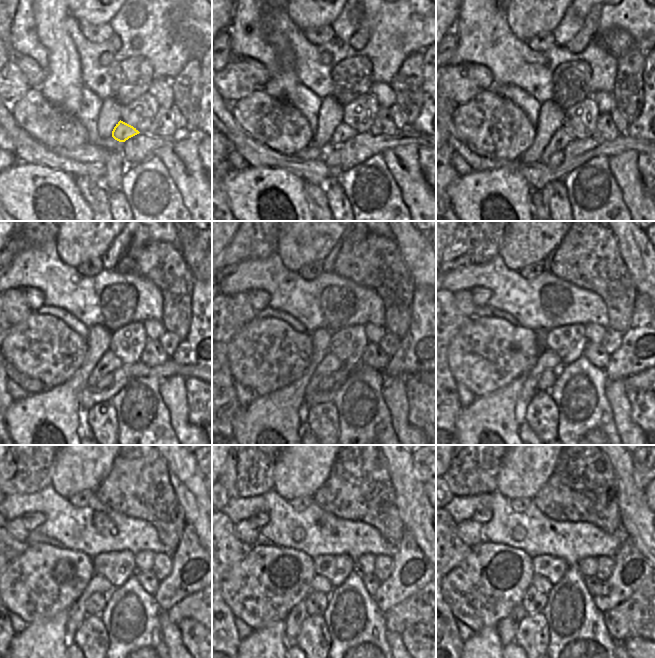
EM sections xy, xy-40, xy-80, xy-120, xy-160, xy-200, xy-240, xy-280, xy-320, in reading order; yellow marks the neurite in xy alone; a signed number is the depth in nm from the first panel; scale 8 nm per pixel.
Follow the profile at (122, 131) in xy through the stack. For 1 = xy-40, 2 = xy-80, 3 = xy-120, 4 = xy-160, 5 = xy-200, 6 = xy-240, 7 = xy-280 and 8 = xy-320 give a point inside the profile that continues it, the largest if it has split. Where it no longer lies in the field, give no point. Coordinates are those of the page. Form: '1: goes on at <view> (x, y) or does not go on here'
1: goes on at xy-40 (343, 132)
2: goes on at xy-80 (563, 136)
3: goes on at xy-120 (109, 363)
4: goes on at xy-160 (330, 364)
5: goes on at xy-200 (547, 360)
6: goes on at xy-240 (98, 584)
7: goes on at xy-280 (319, 583)
8: goes on at xy-320 (542, 584)

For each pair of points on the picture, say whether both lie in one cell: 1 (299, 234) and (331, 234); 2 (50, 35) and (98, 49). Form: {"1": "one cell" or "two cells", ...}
{"1": "one cell", "2": "two cells"}

